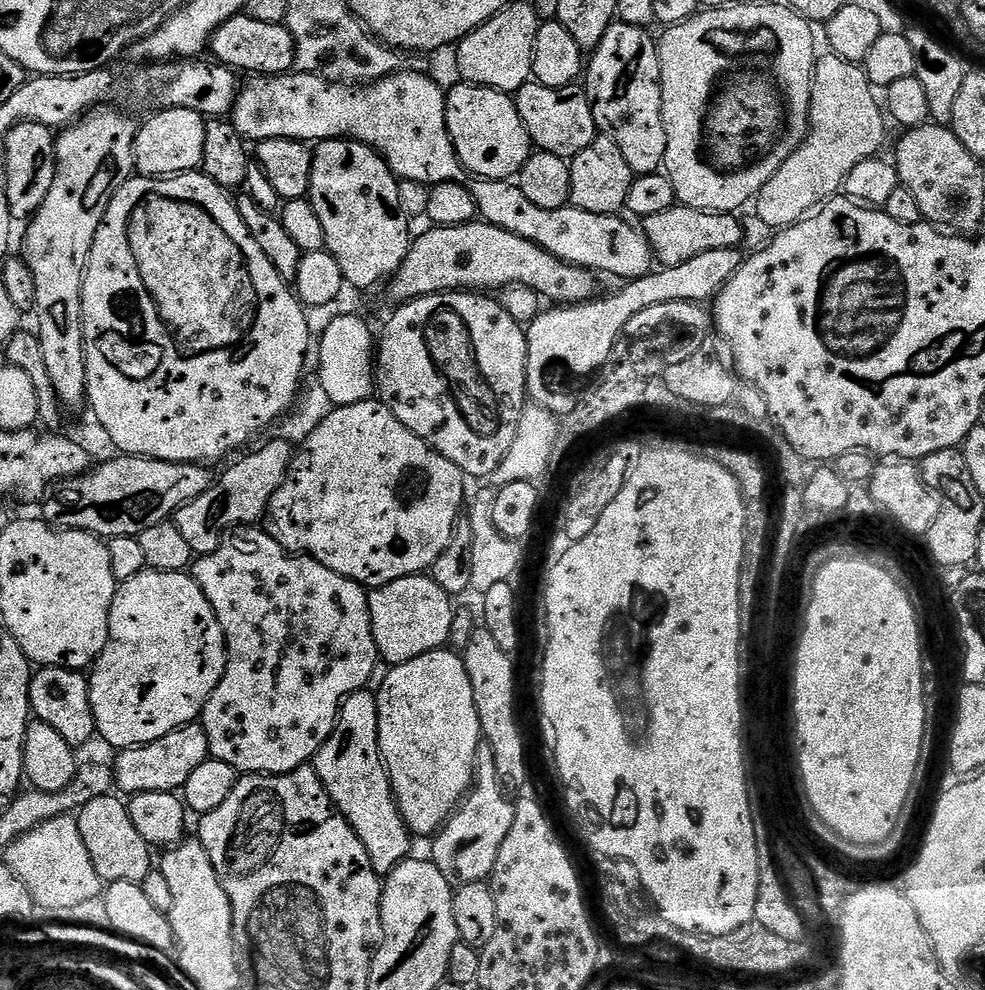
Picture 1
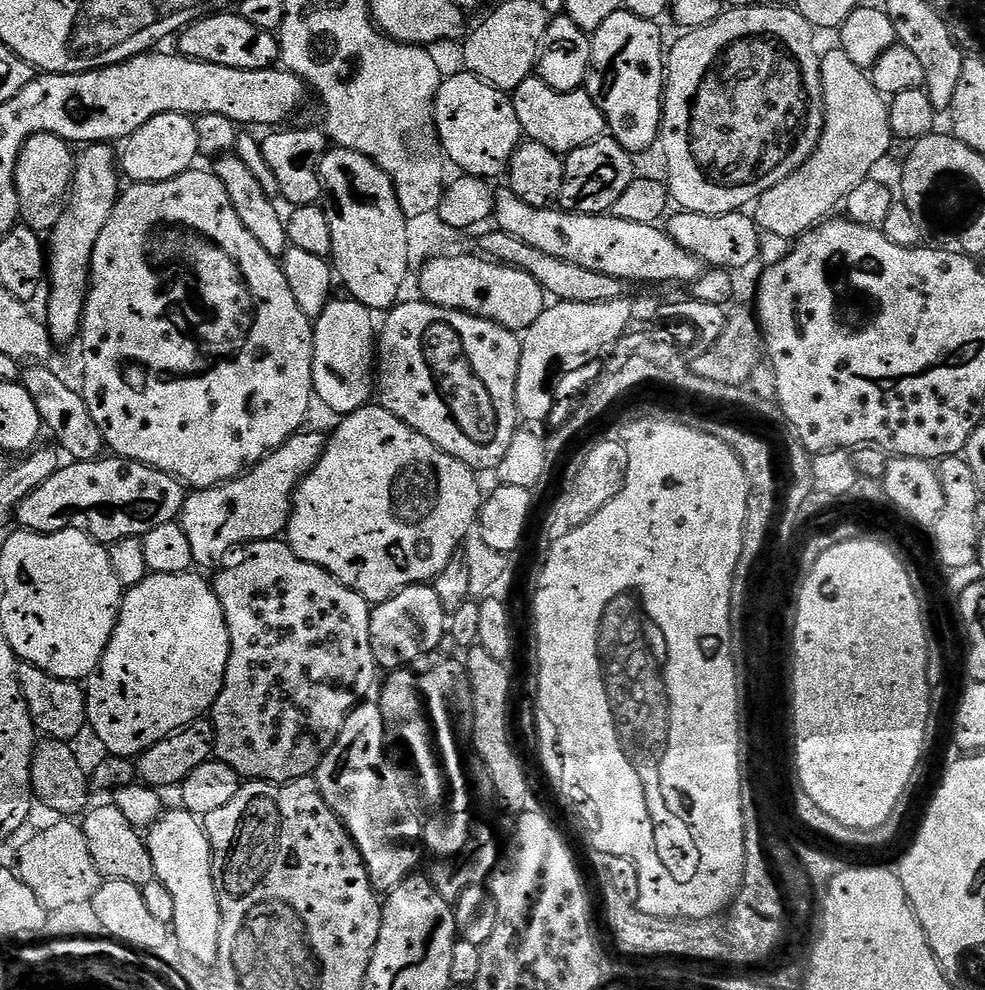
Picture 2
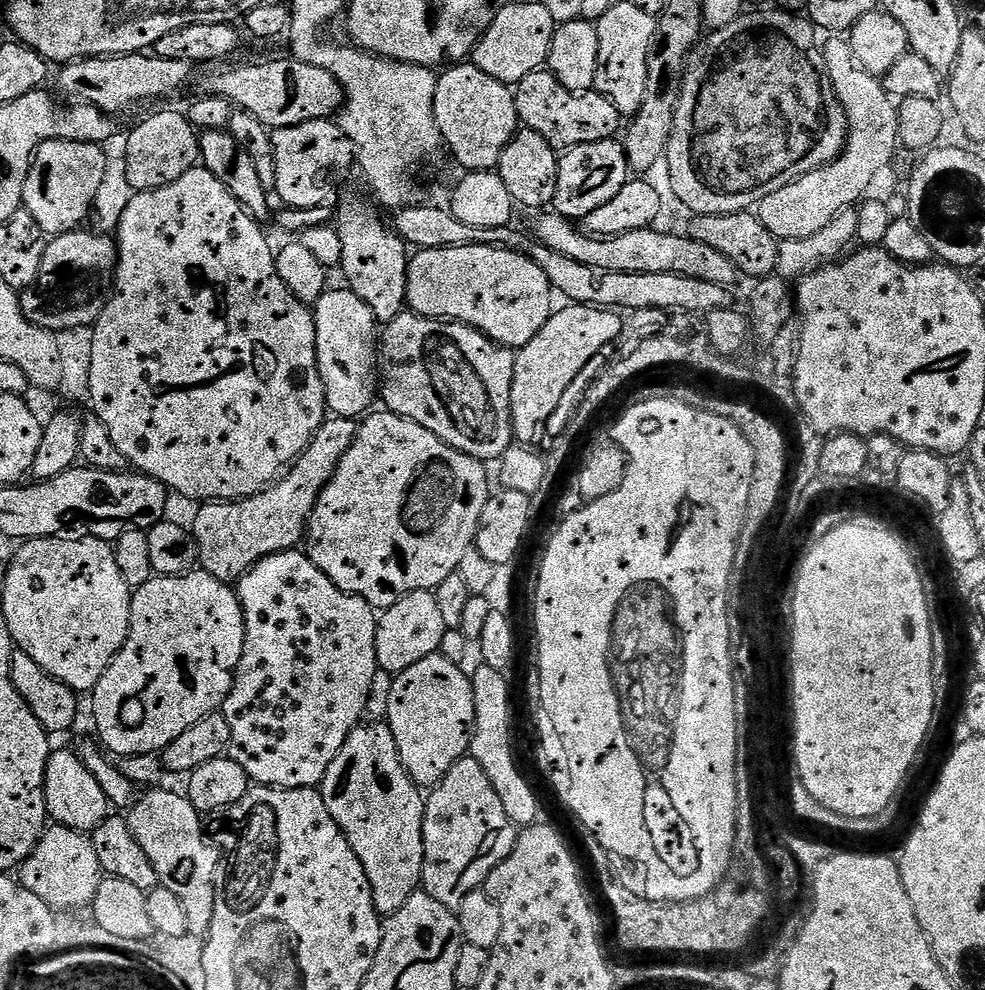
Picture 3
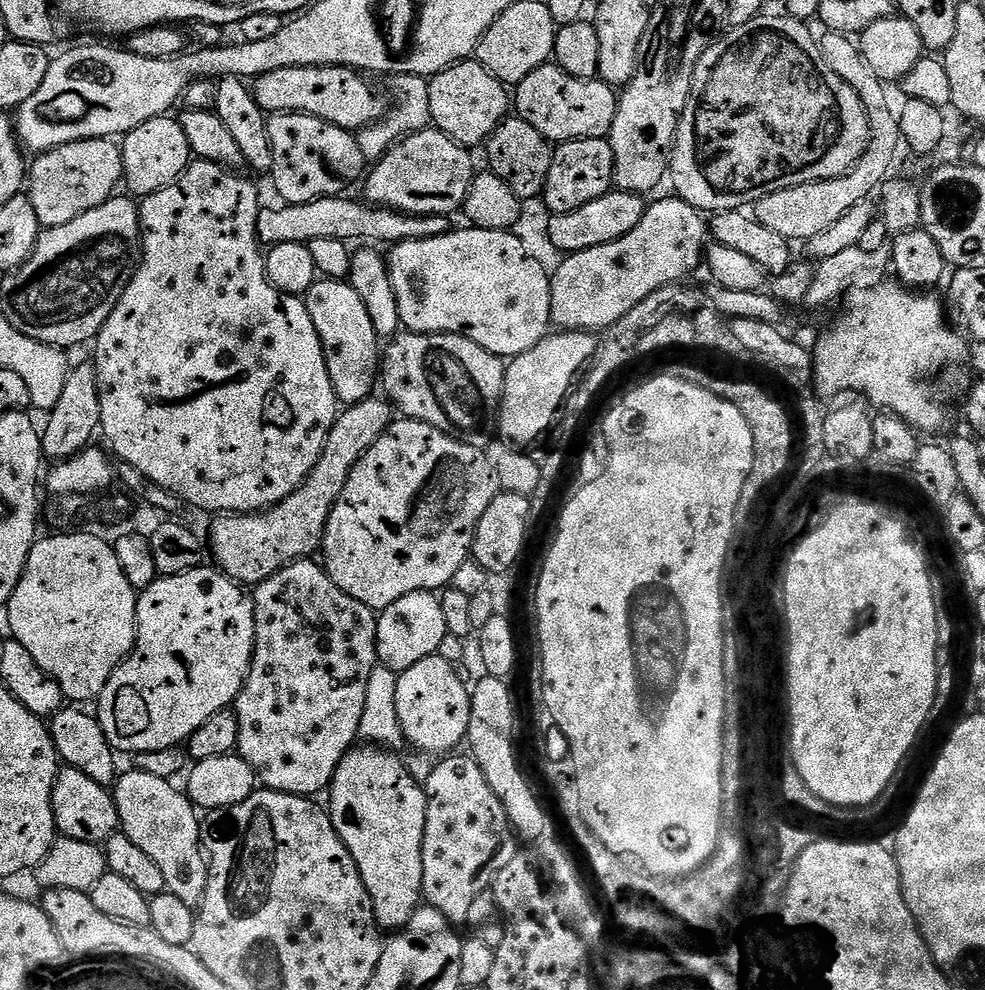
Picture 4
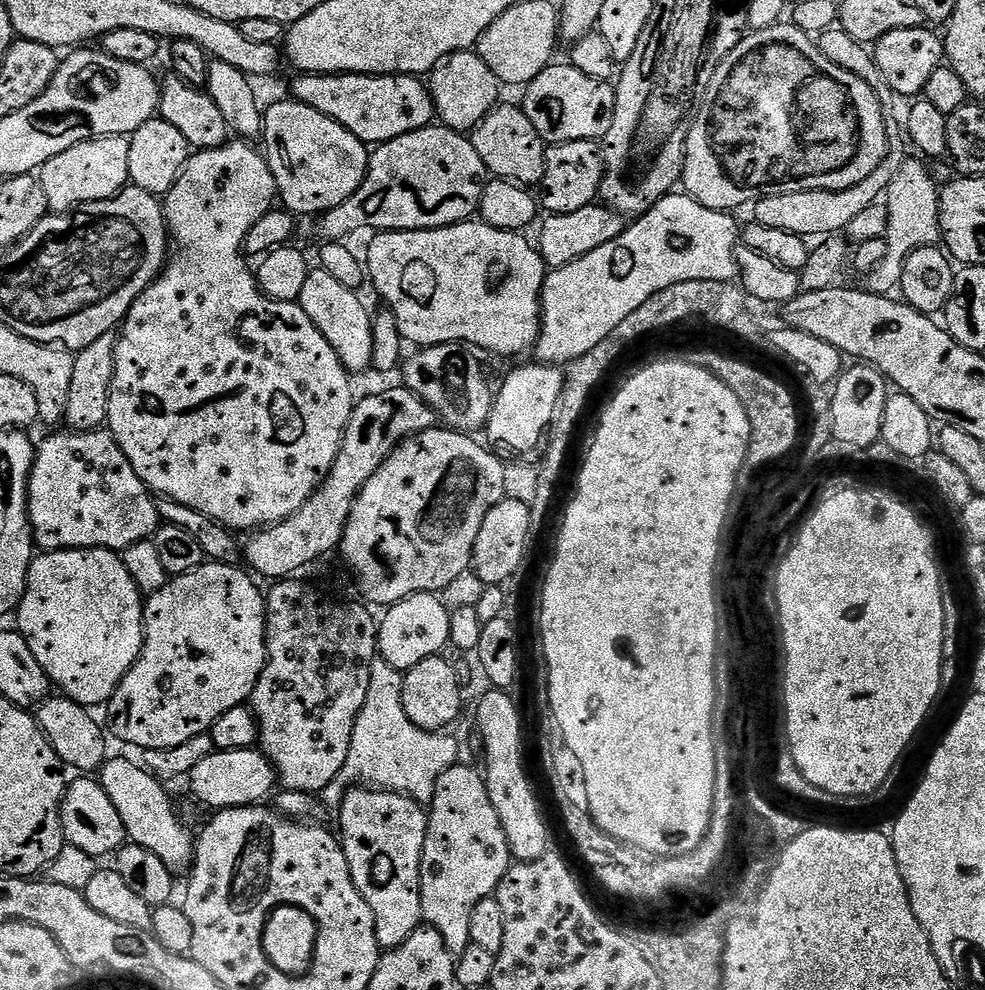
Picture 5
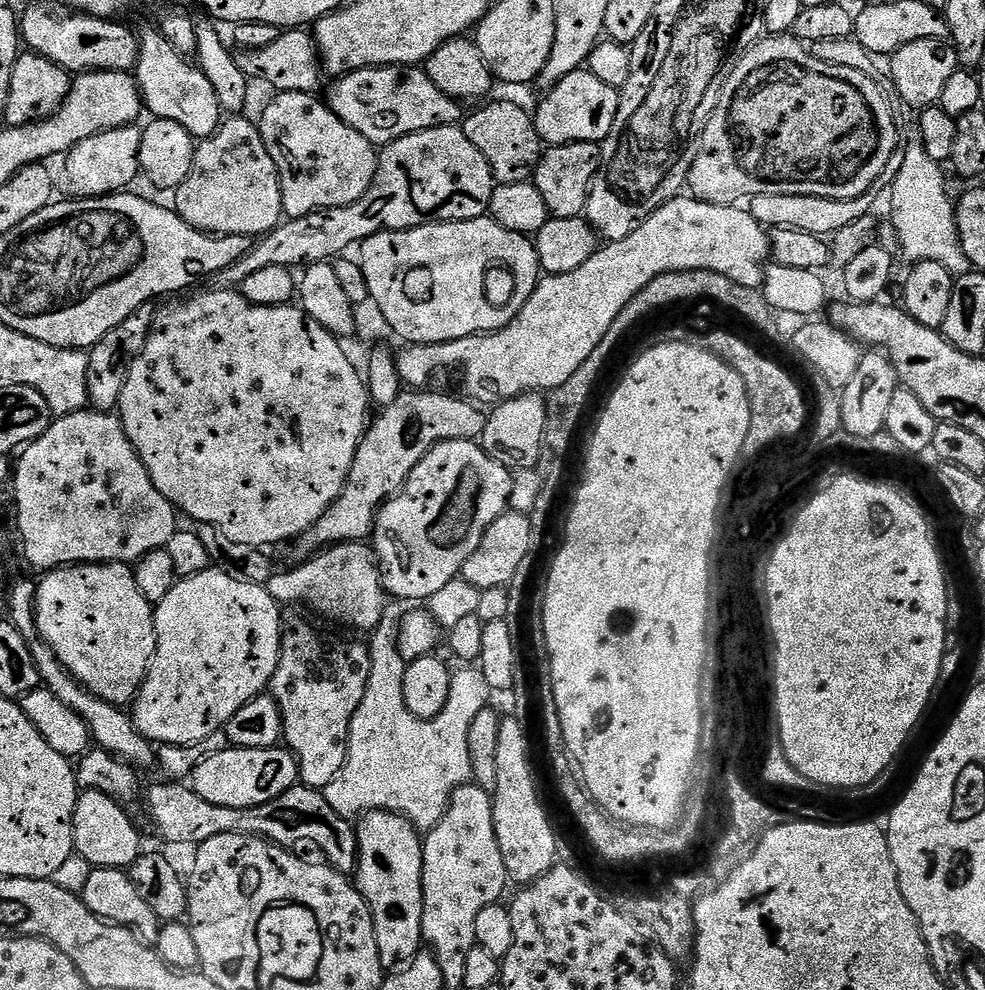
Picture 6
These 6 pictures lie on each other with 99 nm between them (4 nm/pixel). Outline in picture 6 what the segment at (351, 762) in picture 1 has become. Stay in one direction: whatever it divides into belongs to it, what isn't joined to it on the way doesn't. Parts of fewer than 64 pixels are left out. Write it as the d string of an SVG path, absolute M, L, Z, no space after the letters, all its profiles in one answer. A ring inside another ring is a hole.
M365 812L355 825L360 858L354 883L364 896L374 922L378 958L386 970L399 970L421 955L422 934L422 836L405 816L393 812Z

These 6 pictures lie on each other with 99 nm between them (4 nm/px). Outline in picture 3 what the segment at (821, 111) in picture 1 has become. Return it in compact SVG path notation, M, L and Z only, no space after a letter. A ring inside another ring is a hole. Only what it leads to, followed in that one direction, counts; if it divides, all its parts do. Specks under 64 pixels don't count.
M828 38L828 41L823 41L822 51L826 70L830 74L830 82L834 86L834 94L842 106L844 119L848 121L848 141L845 142L844 150L836 160L830 161L818 170L810 170L810 174L790 182L790 186L782 186L782 190L762 198L758 206L760 221L762 226L766 226L766 230L770 230L770 234L776 236L777 241L786 238L810 238L818 234L818 230L830 226L830 222L834 222L834 214L859 205L871 193L868 191L871 190L872 183L879 178L880 171L891 165L898 149L900 135L896 113L897 101L888 96L883 83L877 77L871 76L862 66L862 62L858 62L858 58L854 58L851 39Z

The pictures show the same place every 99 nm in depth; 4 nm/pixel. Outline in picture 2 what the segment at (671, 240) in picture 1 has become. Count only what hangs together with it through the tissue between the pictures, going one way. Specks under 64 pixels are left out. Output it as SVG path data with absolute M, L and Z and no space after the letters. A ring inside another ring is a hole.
M680 210L675 214L676 217L673 215L667 221L668 235L674 238L674 242L678 242L678 246L703 260L705 265L737 270L736 268L744 268L752 263L755 265L759 261L761 230L747 211L711 216Z

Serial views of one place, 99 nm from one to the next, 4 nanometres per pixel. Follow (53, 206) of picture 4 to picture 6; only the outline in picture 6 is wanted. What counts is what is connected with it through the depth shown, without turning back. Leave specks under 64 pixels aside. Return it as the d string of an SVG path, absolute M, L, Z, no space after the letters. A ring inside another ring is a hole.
M139 127L111 128L94 134L73 146L63 161L64 172L68 175L68 188L73 197L91 198L93 196L111 196L114 192L123 192L133 187L140 171L140 147L142 131Z

